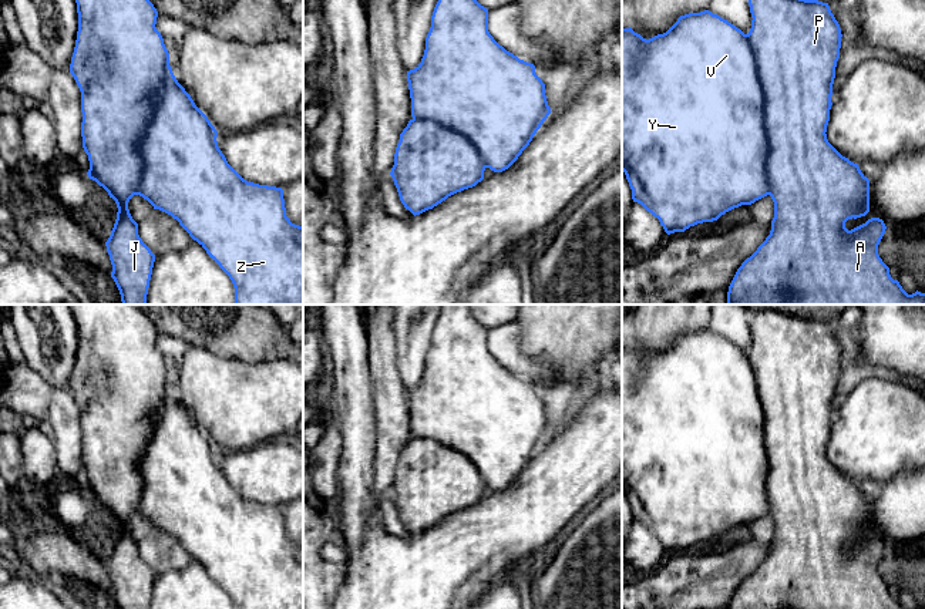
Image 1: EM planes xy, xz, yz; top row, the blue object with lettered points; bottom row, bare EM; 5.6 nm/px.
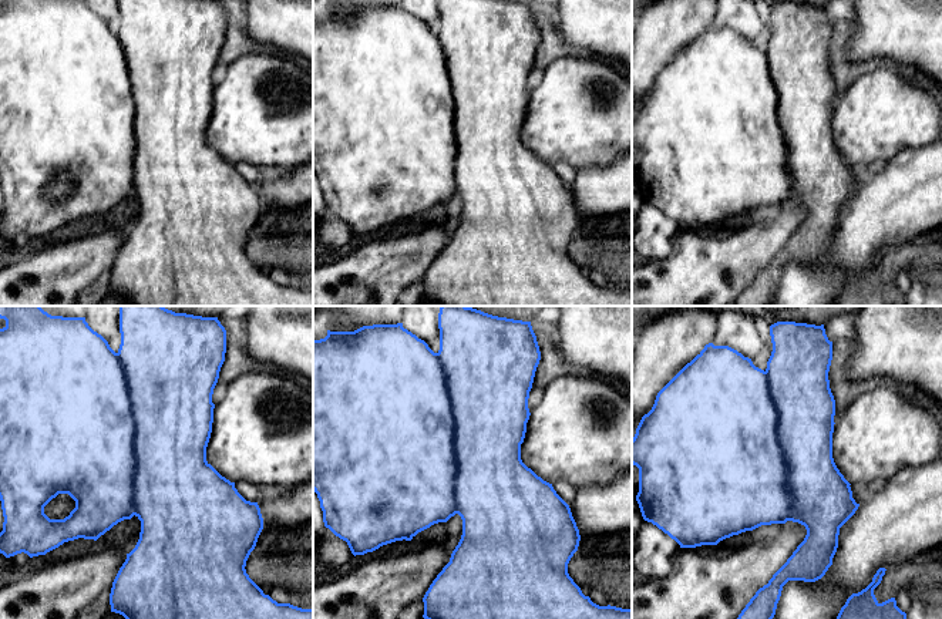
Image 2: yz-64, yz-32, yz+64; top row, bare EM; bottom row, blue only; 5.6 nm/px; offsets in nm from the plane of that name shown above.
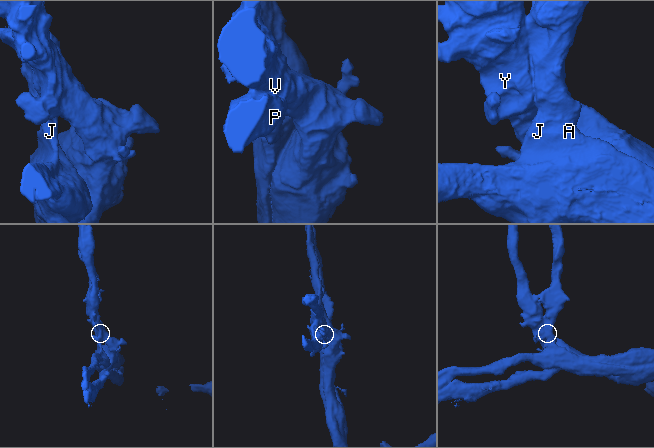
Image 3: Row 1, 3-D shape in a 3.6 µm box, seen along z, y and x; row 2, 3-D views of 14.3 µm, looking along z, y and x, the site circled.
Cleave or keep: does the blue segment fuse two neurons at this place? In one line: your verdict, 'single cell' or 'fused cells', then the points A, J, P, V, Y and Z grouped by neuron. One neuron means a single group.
fused cells; A J P / V Y Z

